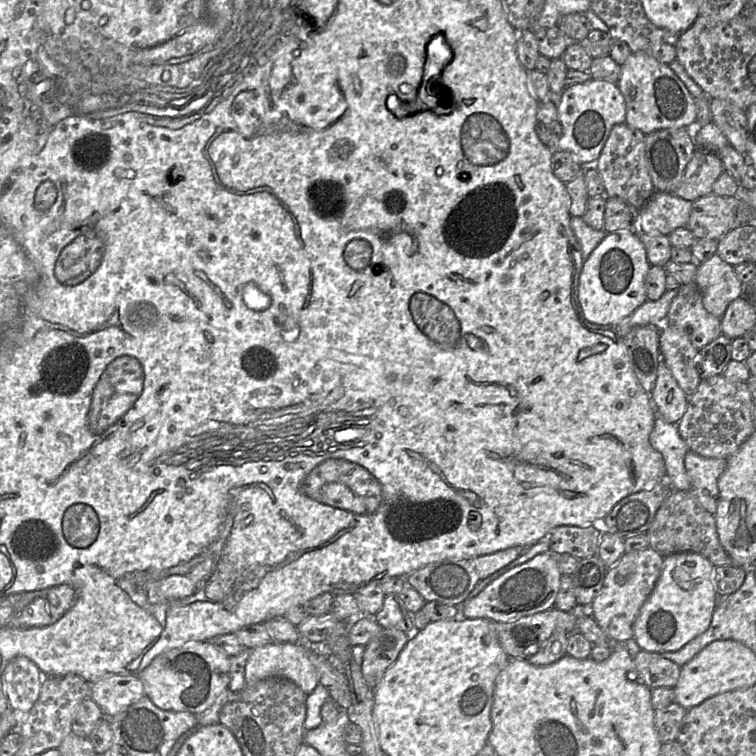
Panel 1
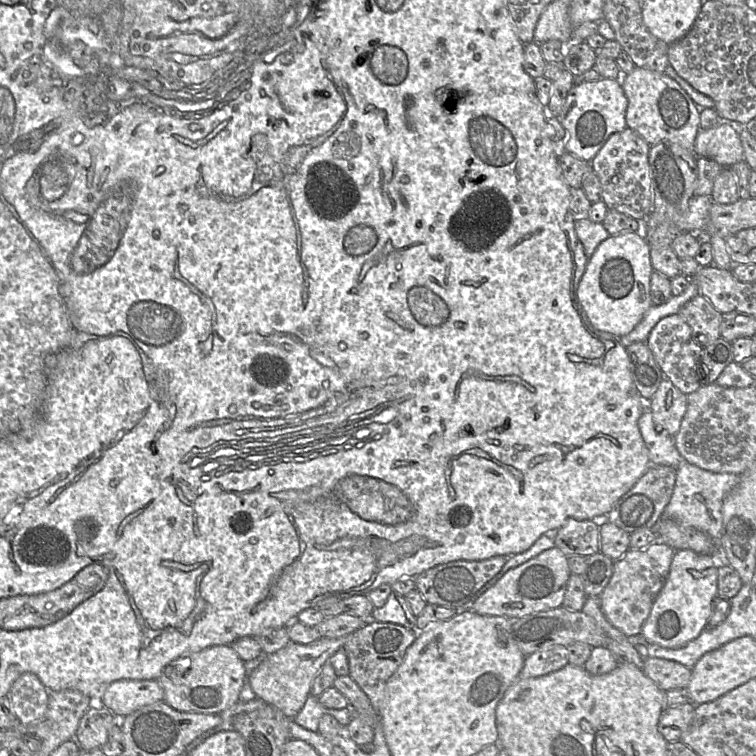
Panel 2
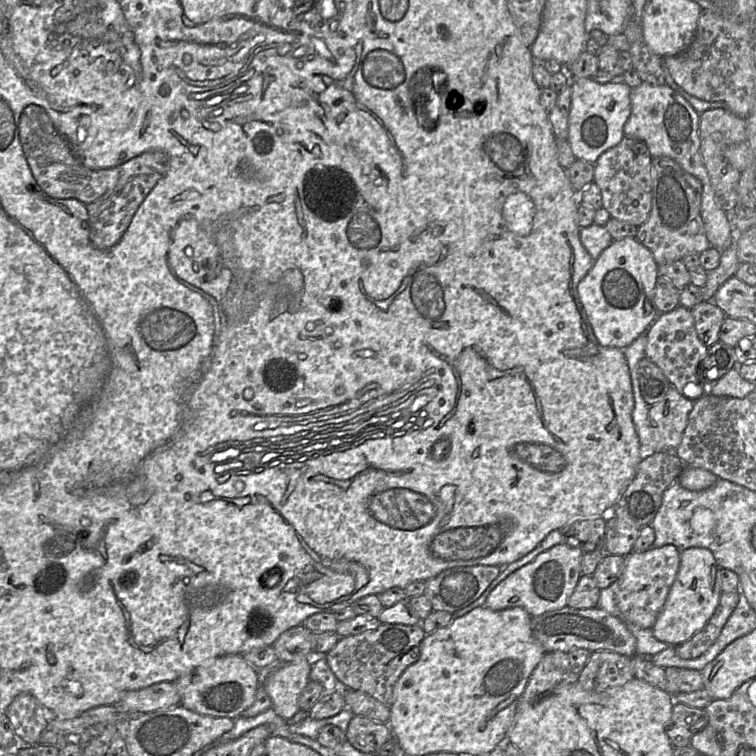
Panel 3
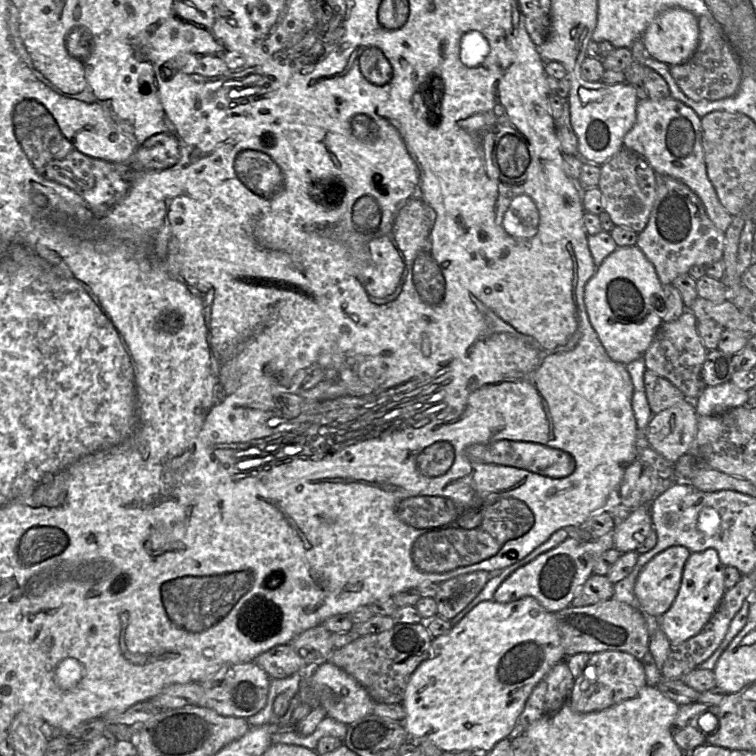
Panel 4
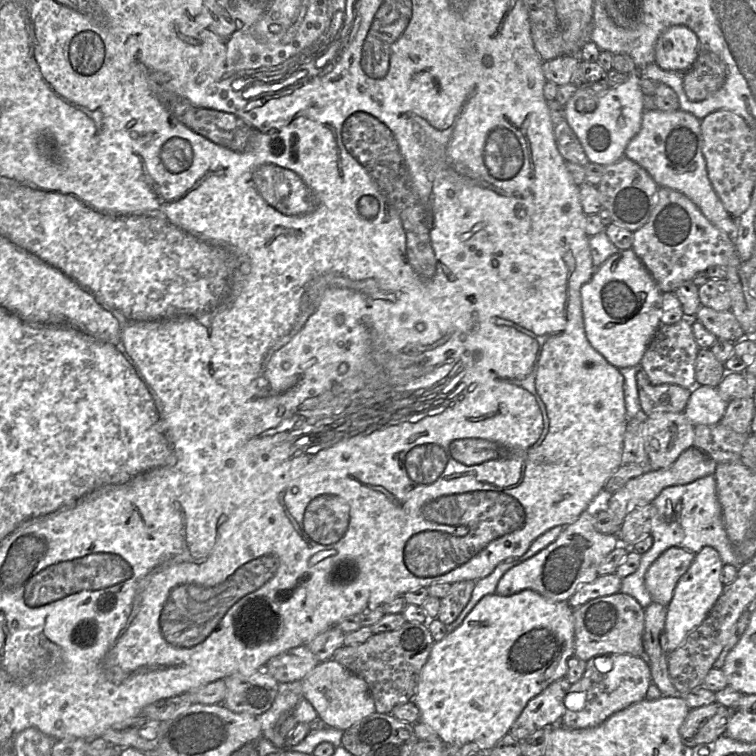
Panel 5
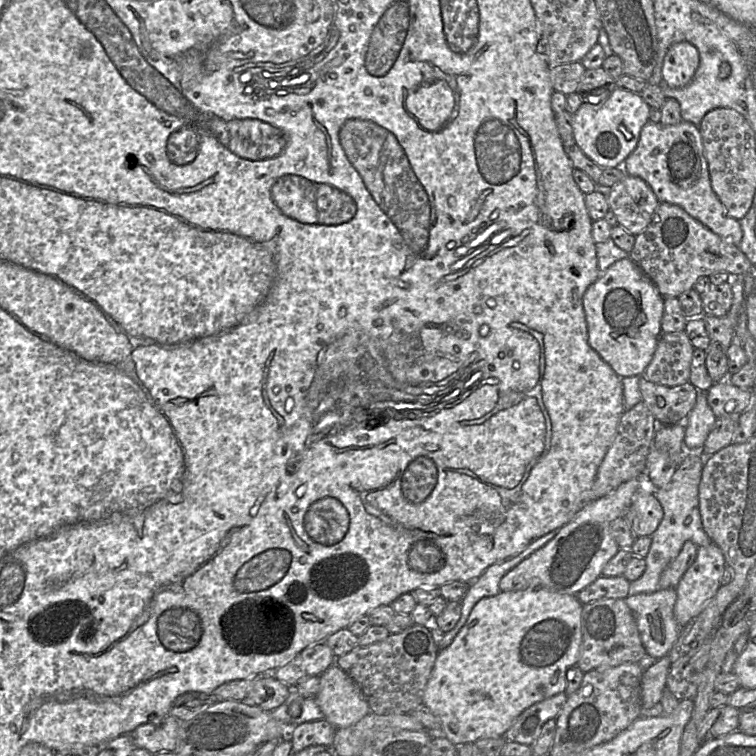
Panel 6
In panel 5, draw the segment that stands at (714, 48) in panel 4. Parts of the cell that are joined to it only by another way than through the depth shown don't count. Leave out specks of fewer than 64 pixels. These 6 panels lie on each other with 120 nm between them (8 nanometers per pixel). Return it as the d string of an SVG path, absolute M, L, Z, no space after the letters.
M700 51L692 66L683 73L683 89L692 101L701 101L725 82L727 66L715 53Z

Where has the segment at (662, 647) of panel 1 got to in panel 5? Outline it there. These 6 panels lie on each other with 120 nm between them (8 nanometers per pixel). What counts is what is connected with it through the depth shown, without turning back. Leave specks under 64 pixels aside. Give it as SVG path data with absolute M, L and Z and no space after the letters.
M705 546L696 553L690 567L679 579L672 600L667 606L665 631L668 653L676 650L686 636L704 621L722 594L724 588L721 581L723 566L724 563L716 549Z

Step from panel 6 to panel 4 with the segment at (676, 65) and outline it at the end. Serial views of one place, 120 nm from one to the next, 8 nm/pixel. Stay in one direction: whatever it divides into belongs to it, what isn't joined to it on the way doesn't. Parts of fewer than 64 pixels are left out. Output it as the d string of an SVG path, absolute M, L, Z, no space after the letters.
M680 7L659 13L643 34L648 53L668 66L687 61L694 54L698 41L698 17Z

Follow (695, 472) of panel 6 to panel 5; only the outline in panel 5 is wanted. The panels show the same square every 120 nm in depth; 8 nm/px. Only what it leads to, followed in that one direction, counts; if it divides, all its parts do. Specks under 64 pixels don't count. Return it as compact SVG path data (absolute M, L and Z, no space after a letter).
M714 475L699 478L689 484L666 487L652 503L657 511L651 529L653 544L646 553L642 554L638 569L622 579L620 590L634 597L643 608L653 602L645 586L645 574L650 565L670 547L684 548L696 554L703 547L711 546L719 553L724 564L736 568L742 565L741 558L735 552L725 530Z

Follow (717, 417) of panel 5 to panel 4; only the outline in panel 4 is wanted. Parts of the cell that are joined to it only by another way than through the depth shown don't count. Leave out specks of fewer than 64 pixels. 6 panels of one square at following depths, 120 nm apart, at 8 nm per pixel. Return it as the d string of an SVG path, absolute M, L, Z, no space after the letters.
M727 381L720 385L706 386L694 405L698 416L723 414L735 407L746 405L748 392Z

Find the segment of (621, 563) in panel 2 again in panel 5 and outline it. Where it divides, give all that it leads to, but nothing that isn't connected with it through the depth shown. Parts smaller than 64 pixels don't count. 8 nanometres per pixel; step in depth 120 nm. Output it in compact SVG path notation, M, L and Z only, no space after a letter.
M678 547L665 550L648 568L645 586L653 600L667 608L681 576L688 570L695 553Z

